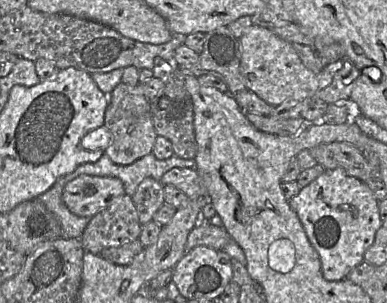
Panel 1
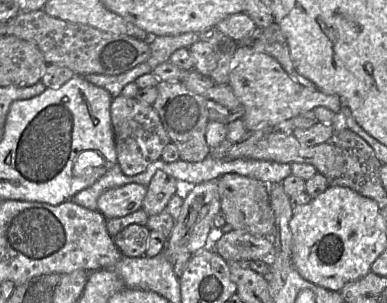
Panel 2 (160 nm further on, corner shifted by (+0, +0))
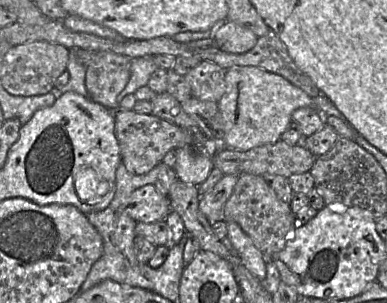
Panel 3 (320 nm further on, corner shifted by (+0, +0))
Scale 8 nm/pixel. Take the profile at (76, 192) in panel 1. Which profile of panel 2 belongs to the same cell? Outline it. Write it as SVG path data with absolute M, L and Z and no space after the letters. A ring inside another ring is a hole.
M129 183L102 193L97 201L98 211L106 218L123 217L142 208L147 187Z

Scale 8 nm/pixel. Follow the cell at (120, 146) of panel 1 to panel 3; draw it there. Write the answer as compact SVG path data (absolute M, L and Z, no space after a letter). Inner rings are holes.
M117 109L115 133L119 144L121 163L134 175L144 175L160 164L170 150L192 145L192 134L152 114L140 114L132 110Z

